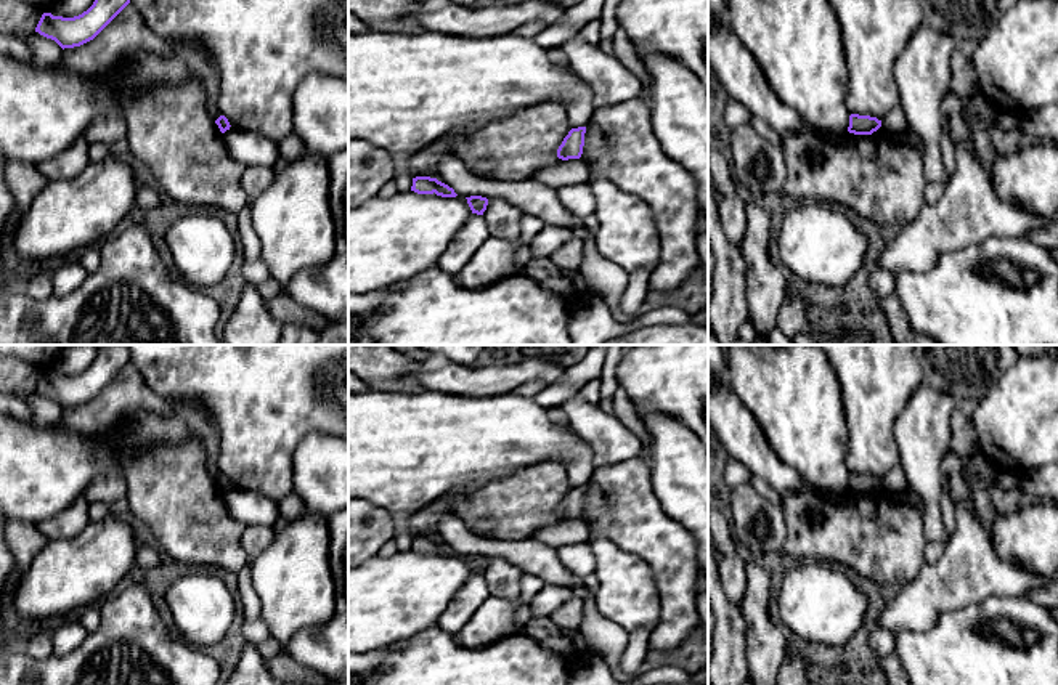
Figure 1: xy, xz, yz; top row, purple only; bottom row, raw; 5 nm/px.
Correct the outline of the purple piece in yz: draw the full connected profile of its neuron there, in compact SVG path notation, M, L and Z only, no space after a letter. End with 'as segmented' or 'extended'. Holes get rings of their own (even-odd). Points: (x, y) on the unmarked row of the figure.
M851 473L849 475L849 486L848 491L854 494L872 494L881 486L881 480L870 475L859 475Z; as segmented

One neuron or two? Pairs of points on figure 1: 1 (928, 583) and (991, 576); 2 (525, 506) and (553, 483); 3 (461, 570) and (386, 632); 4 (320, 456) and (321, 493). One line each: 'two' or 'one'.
1: one
2: one
3: one
4: one

